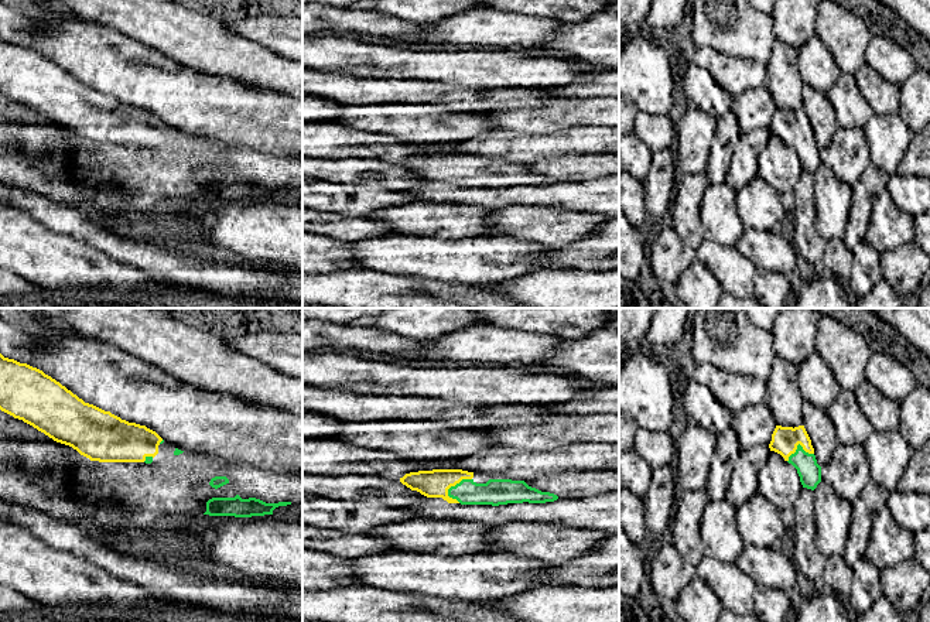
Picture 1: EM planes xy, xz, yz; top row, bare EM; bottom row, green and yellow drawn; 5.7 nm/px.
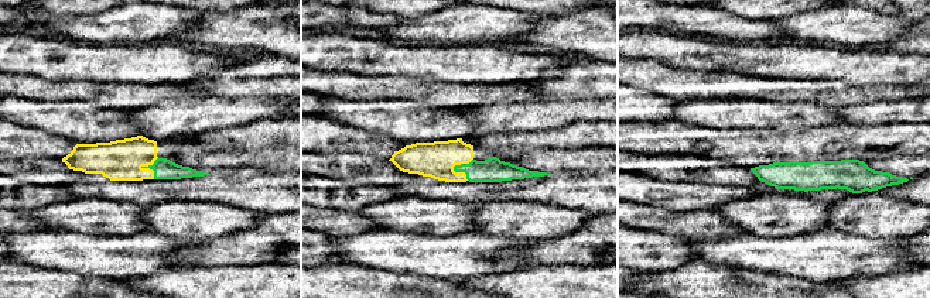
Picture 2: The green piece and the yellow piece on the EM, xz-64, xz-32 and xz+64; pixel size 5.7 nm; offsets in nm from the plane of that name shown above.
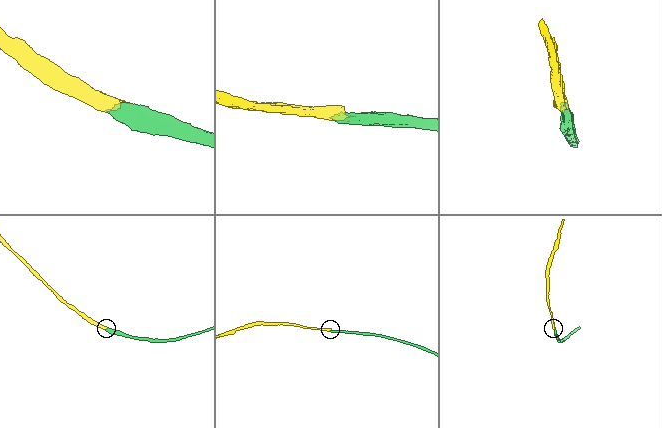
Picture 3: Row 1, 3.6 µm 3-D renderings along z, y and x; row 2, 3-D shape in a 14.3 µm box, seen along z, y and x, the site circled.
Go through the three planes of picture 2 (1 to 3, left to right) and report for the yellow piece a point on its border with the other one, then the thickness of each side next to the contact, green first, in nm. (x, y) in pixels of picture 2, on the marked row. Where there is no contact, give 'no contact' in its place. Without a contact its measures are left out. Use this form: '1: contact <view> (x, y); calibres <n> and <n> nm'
1: contact xz-64 (150, 168); calibres 120 and 240 nm
2: contact xz-32 (461, 164); calibres 140 and 200 nm
3: no contact

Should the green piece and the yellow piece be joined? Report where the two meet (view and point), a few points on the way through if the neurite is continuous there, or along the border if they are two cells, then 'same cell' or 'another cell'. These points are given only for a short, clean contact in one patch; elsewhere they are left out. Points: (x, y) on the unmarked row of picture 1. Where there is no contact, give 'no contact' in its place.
contact xz (457, 167); way xz (495, 175), (467, 175), (457, 167), (433, 167); same cell

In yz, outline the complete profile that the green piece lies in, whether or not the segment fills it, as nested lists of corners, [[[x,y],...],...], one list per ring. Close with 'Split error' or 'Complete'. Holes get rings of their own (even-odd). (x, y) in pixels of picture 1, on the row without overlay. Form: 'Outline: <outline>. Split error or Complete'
Outline: [[[776,109],[769,131],[797,153],[803,171],[814,174],[821,165],[821,150],[817,147],[804,109],[794,112]]]. Split error

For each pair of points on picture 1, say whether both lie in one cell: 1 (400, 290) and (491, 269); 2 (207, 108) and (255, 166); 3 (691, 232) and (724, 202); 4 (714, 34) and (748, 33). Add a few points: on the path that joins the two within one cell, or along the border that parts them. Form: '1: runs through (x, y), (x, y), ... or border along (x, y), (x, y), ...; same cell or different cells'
1: border along (406, 274), (471, 284); different cells
2: border along (205, 136), (270, 153); different cells
3: border along (705, 190), (701, 198), (704, 238); different cells
4: runs through (722, 33), (739, 33); same cell

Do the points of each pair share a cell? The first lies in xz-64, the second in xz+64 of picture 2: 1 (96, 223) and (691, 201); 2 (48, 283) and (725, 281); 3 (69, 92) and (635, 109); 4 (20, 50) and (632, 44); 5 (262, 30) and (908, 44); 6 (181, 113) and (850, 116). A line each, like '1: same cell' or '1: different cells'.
1: different cells
2: same cell
3: different cells
4: same cell
5: same cell
6: same cell

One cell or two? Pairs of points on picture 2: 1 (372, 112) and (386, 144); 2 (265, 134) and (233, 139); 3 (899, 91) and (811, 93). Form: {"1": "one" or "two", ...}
{"1": "two", "2": "one", "3": "one"}

